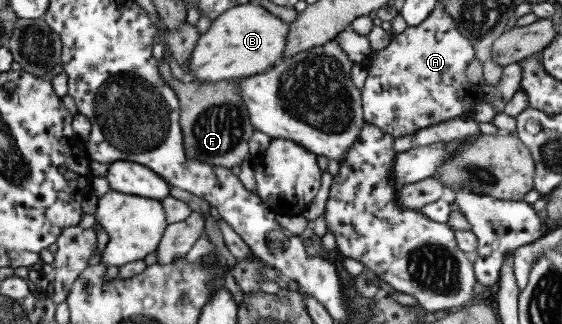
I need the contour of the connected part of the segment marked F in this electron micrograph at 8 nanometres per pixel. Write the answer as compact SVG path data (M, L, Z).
M159 60L159 72L163 80L176 92L180 105L180 124L185 144L185 156L189 160L198 160L231 169L240 166L249 157L249 139L255 130L250 123L249 112L244 107L239 87L235 80L201 82L193 80L183 83L173 77L169 63Z

